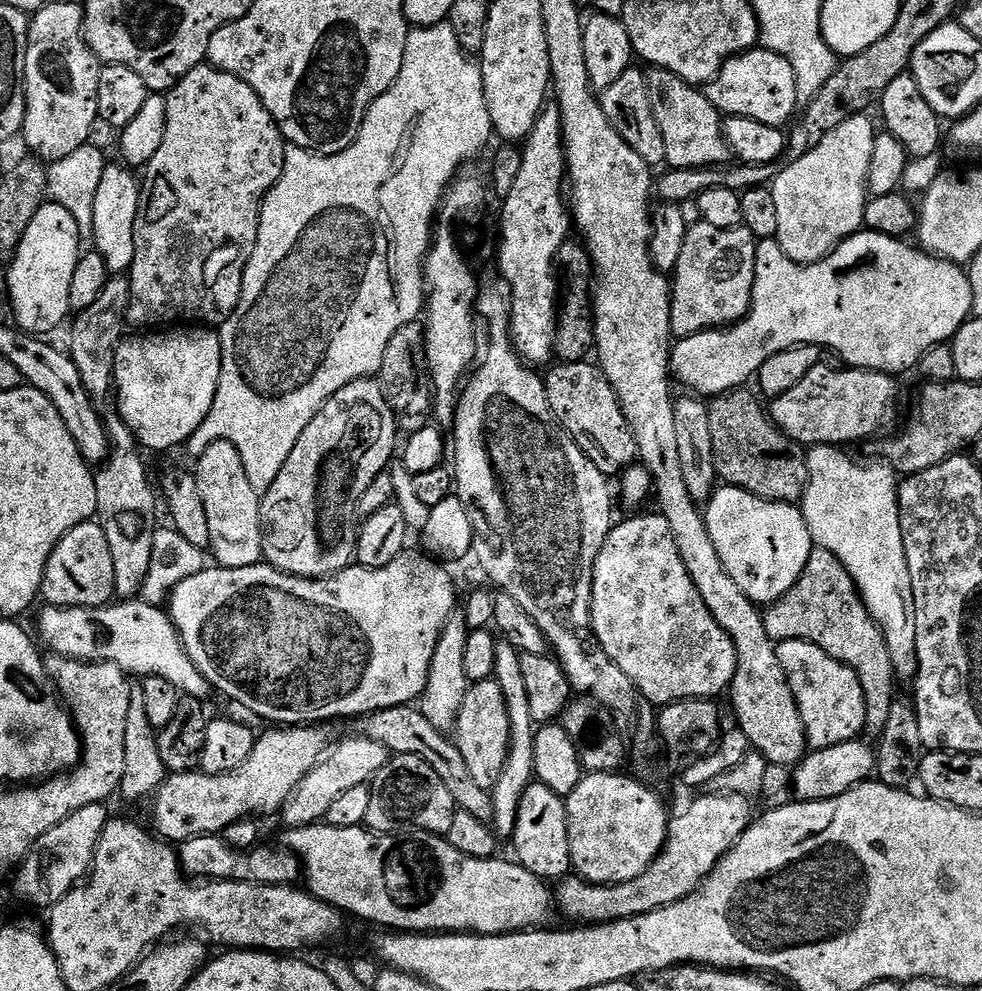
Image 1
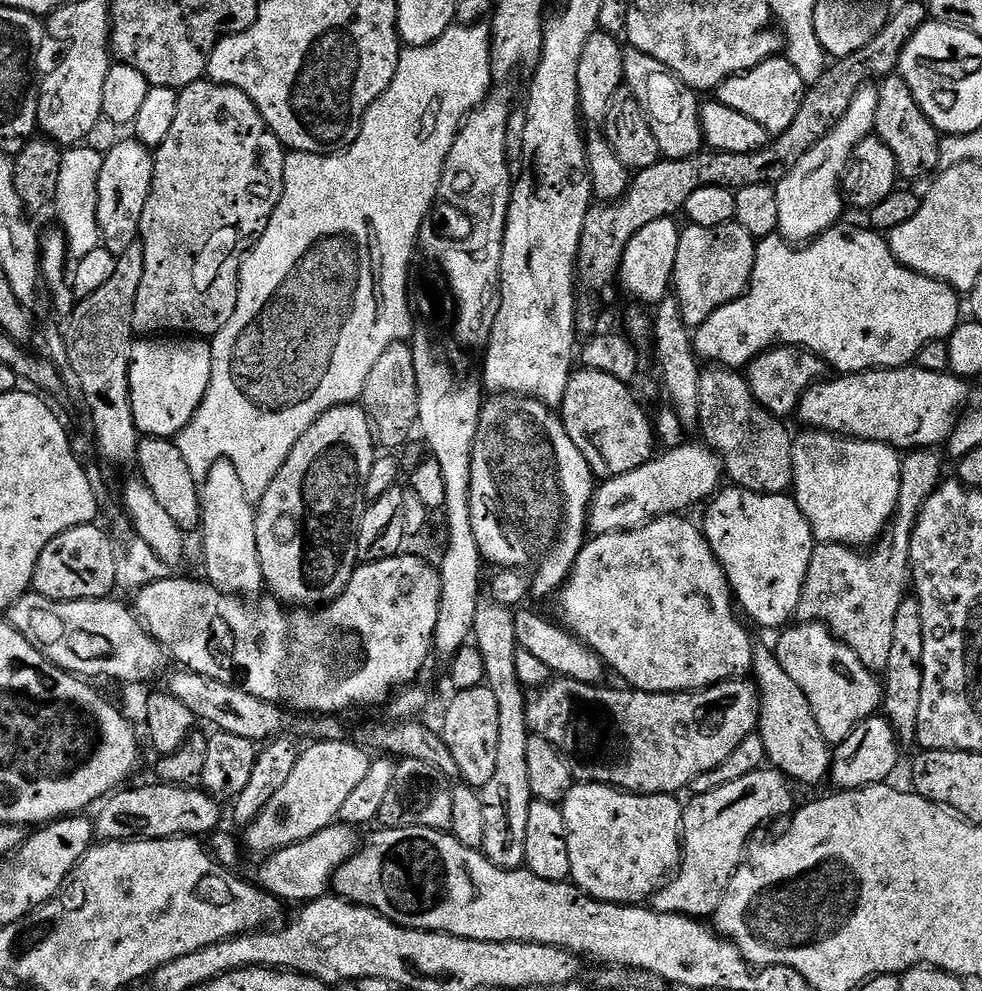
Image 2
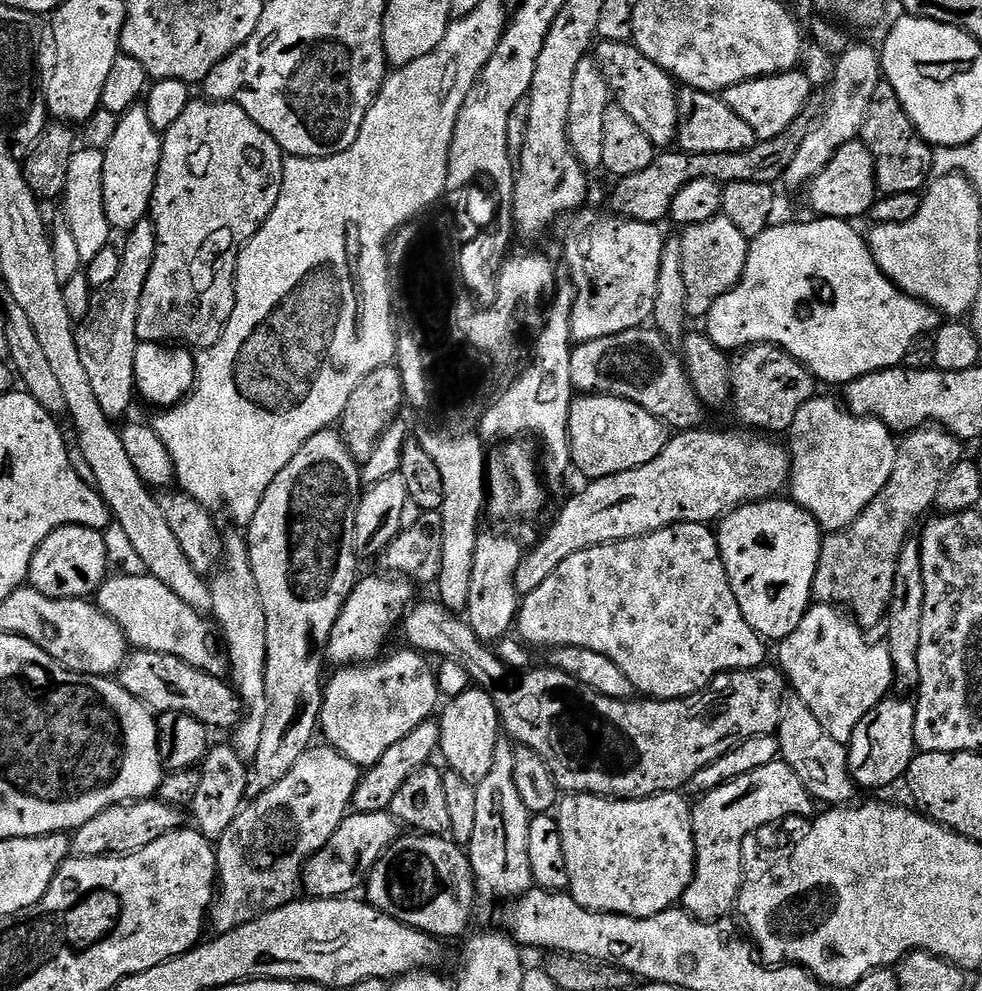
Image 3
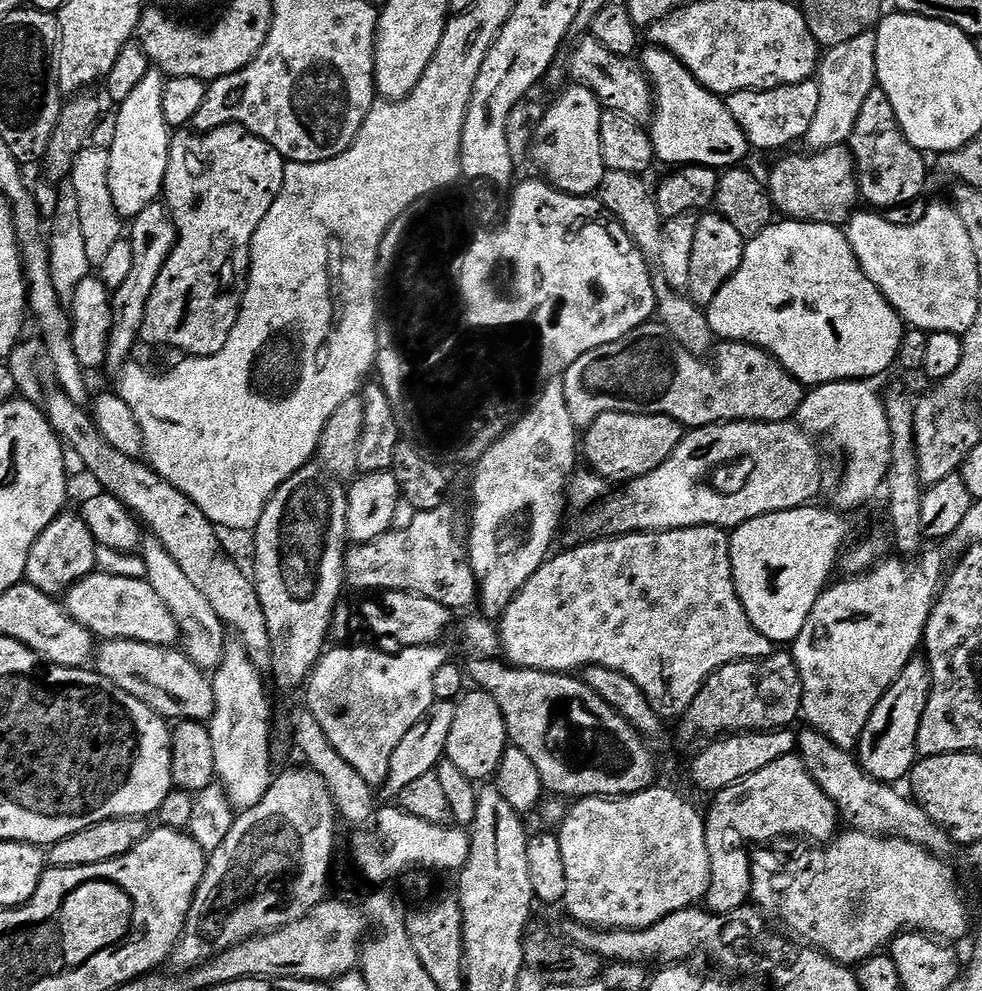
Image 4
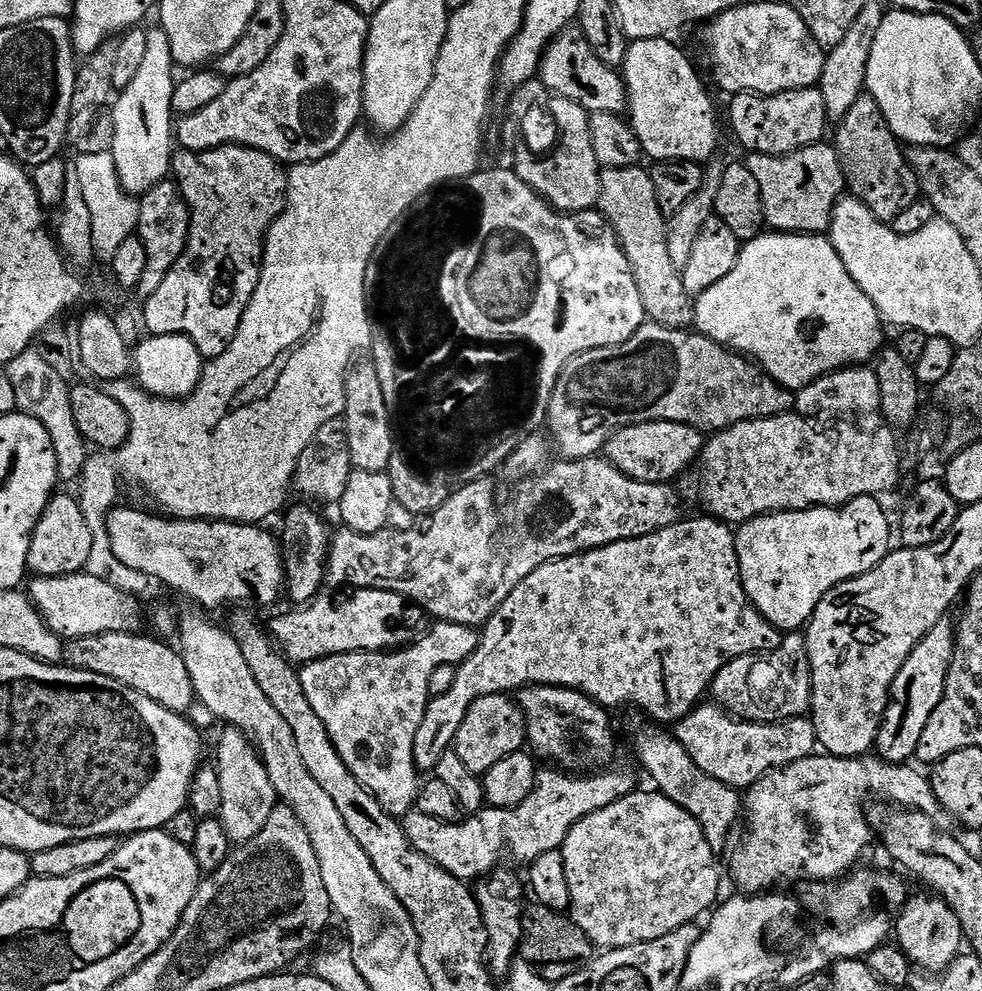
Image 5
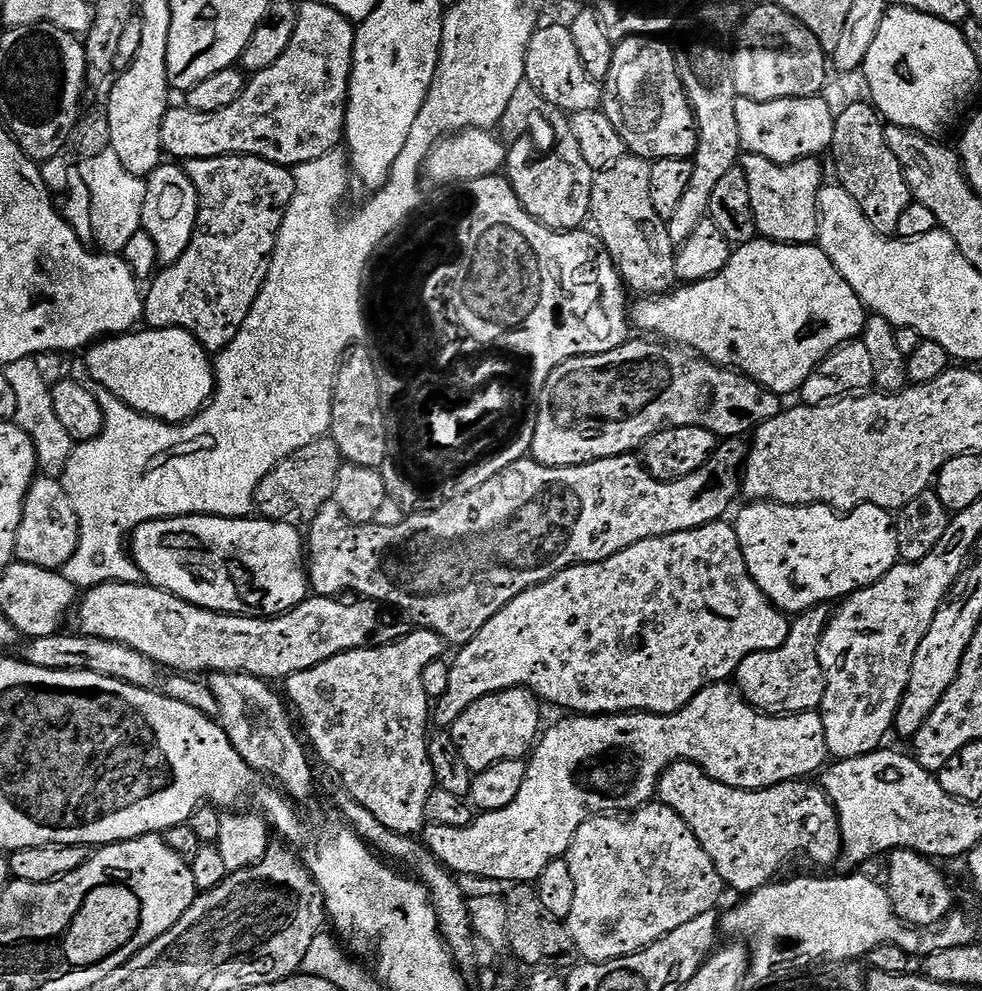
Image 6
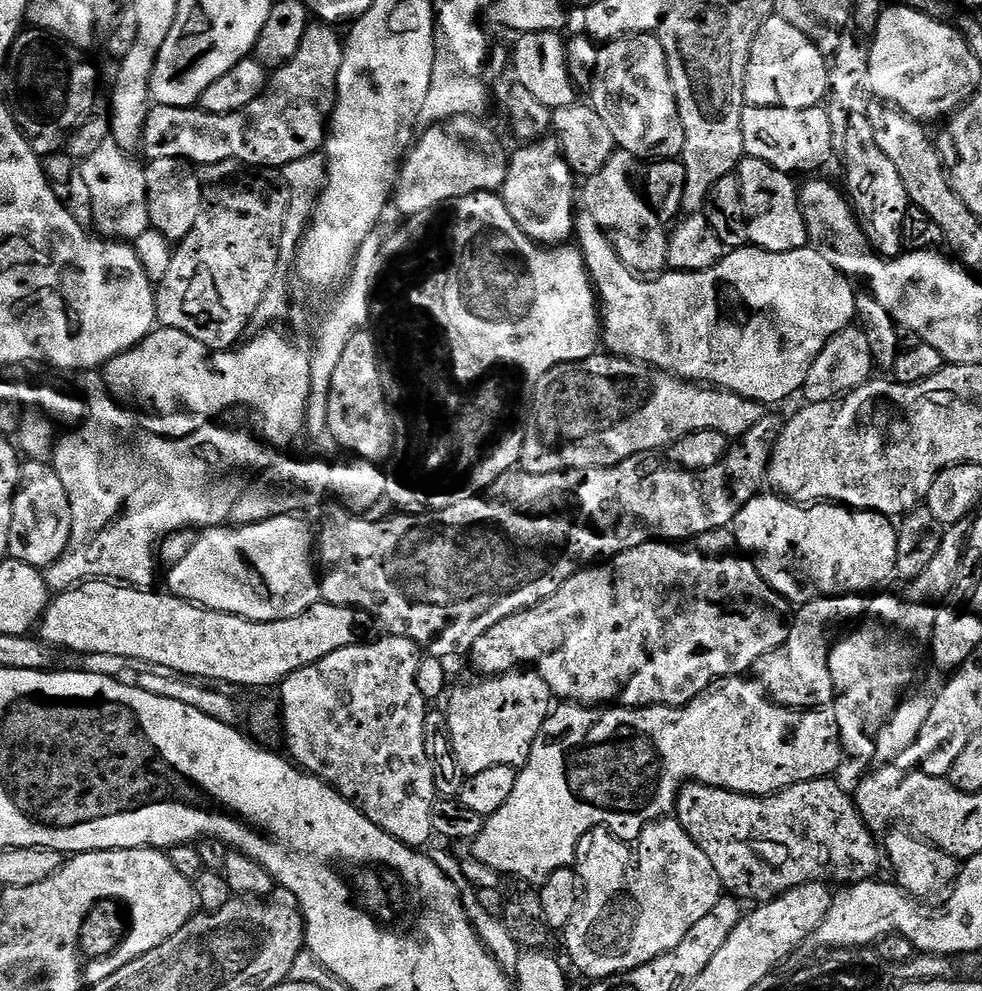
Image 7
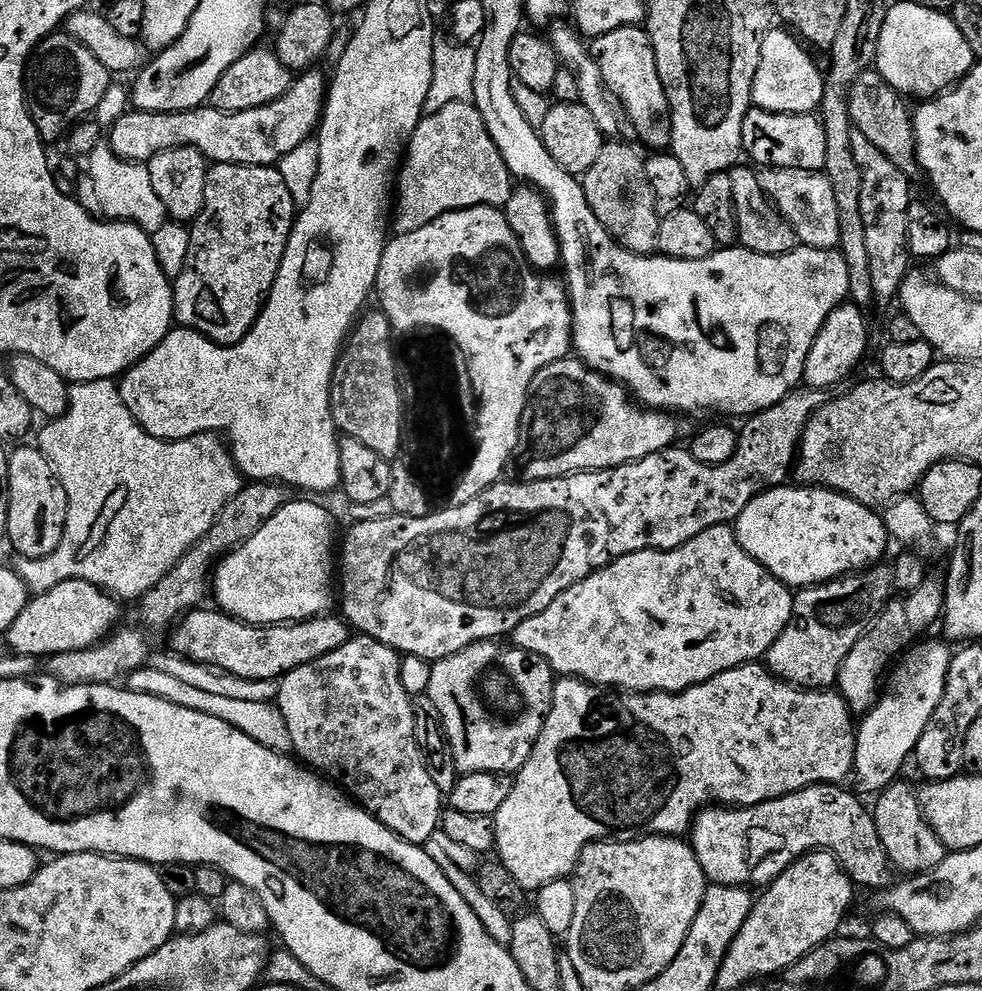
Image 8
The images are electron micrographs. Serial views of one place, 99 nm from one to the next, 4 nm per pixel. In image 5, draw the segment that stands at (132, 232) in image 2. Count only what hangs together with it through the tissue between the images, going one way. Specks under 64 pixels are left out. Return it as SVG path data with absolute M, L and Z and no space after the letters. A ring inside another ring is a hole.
M159 26L149 27L147 33L142 66L134 82L130 82L130 86L126 86L115 97L110 112L114 122L114 146L111 150L114 166L124 189L137 198L169 179L174 155L172 95L176 89L177 77L172 76L174 65L170 38L166 38L166 30Z

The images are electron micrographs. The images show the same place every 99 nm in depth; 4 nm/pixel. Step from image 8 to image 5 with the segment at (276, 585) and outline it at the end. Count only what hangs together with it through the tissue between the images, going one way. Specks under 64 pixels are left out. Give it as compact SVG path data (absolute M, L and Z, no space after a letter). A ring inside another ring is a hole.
M117 506L108 514L108 537L110 546L114 550L114 558L122 562L122 566L130 566L130 570L138 570L138 574L146 574L149 581L161 580L168 588L173 588L176 592L181 592L184 596L189 596L192 600L197 600L205 609L220 608L229 600L232 606L252 606L257 604L260 608L268 608L285 591L284 587L284 557L280 554L280 545L275 535L263 532L263 527L254 524L237 524L231 520L182 520L179 518L165 518L163 515L151 516L148 512L139 512L136 508L123 508Z

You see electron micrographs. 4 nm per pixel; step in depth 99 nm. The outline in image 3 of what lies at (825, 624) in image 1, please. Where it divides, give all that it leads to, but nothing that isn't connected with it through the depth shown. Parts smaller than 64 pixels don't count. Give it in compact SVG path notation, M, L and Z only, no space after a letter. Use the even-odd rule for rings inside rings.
M939 426L915 428L897 443L894 474L890 474L890 482L882 486L878 498L862 510L851 526L841 532L829 532L821 539L818 570L812 583L815 603L834 604L847 610L865 630L880 628L885 623L903 546L913 535L912 527L933 511L946 478L950 478L950 470L965 459L964 448L958 437Z

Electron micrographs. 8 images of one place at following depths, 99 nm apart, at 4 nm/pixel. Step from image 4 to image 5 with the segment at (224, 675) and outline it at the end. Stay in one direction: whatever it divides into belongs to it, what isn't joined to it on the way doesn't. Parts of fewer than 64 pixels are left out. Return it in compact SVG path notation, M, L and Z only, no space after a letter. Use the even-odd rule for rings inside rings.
M225 727L223 731L214 761L220 783L218 819L224 825L228 839L242 845L257 836L262 826L266 826L266 818L270 818L276 808L278 797L274 790L274 782L270 782L270 774L266 774L266 766L260 753L248 737L236 728Z

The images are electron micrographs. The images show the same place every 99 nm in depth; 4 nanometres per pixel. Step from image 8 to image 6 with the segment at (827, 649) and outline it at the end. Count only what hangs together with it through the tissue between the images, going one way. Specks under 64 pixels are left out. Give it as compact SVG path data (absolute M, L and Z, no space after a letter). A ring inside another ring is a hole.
M821 606L799 613L791 621L790 634L786 642L778 646L778 650L750 654L750 658L740 663L734 684L753 708L767 716L796 716L799 712L815 712L819 709L826 690L820 643L830 619L828 610Z

